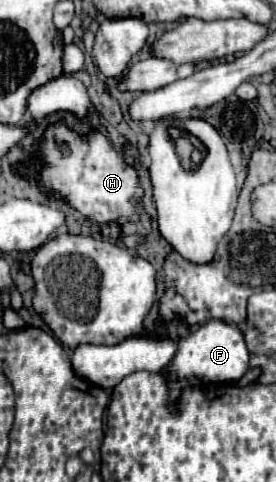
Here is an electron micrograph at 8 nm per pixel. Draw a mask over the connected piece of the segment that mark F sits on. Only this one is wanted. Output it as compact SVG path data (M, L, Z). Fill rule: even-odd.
M217 318L207 320L195 332L191 332L183 342L179 342L177 354L167 368L171 400L179 398L183 386L187 384L197 386L199 382L229 382L229 380L237 382L247 372L249 360L251 360L251 354L247 350L245 336L237 326Z

